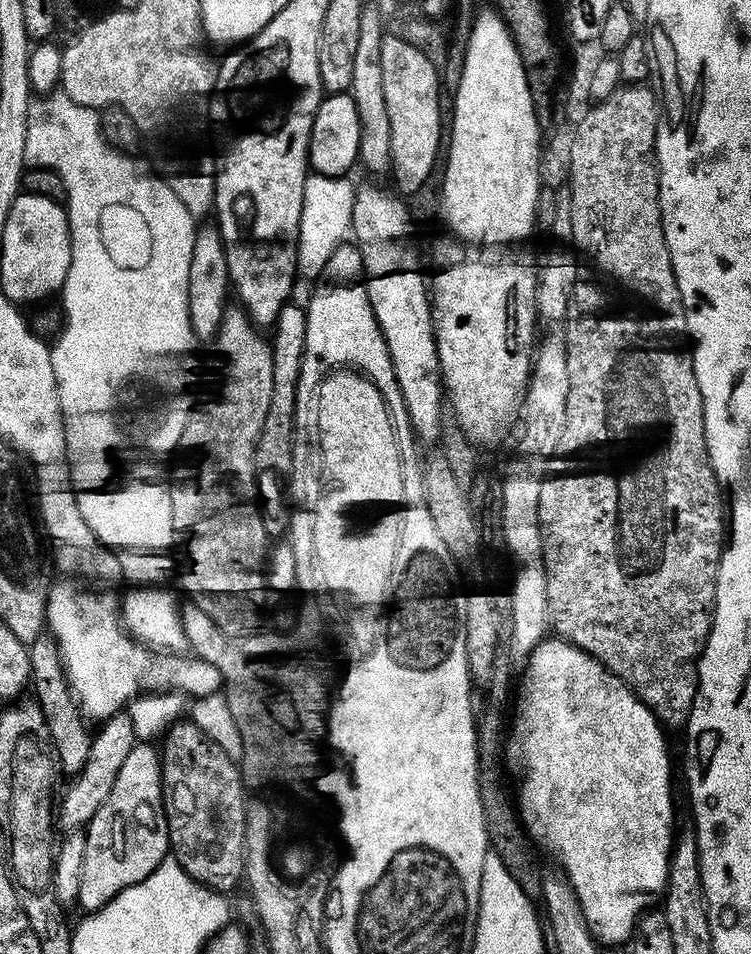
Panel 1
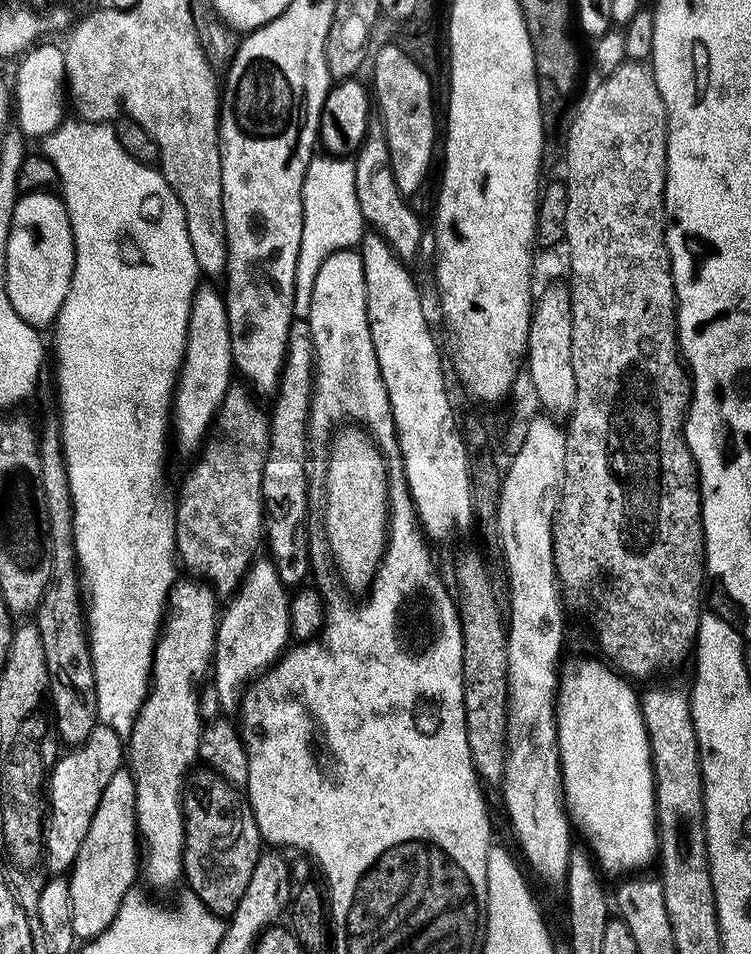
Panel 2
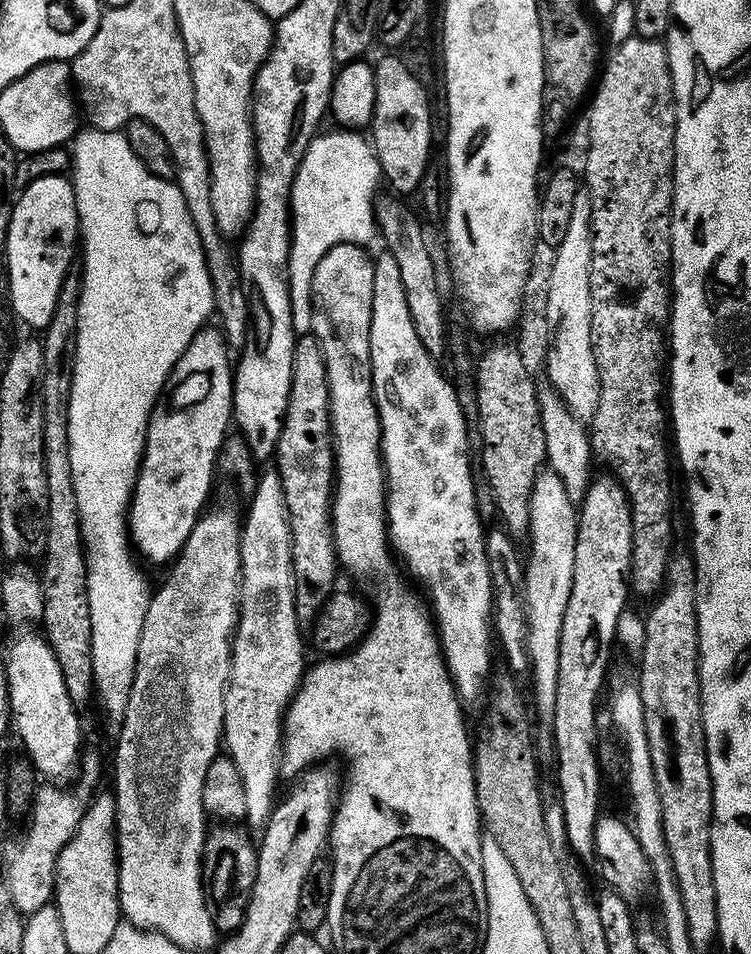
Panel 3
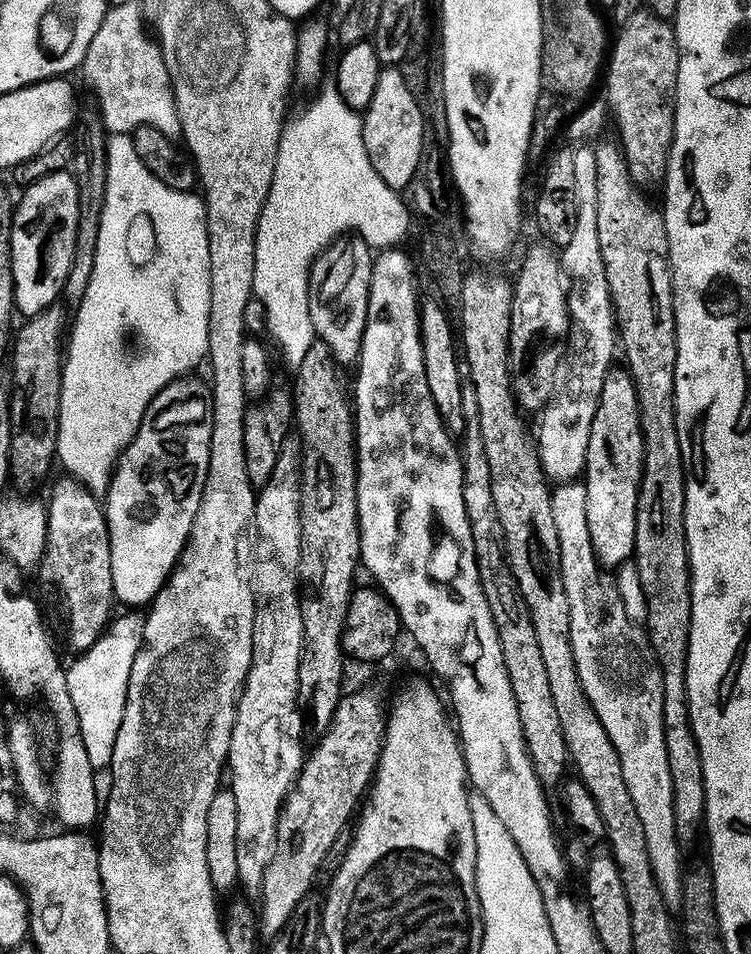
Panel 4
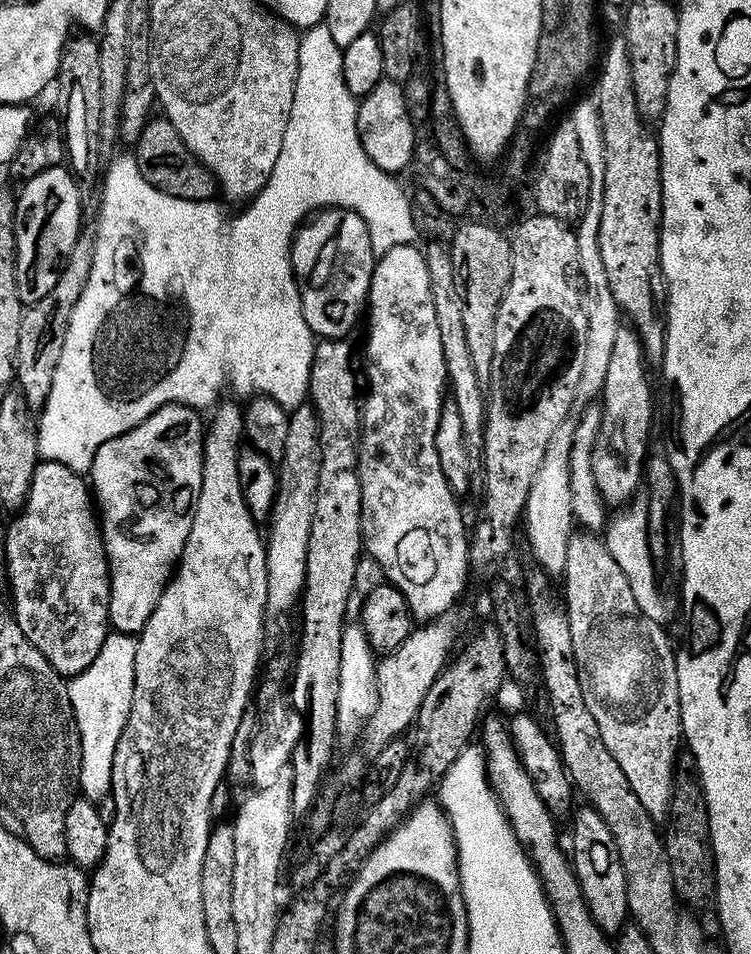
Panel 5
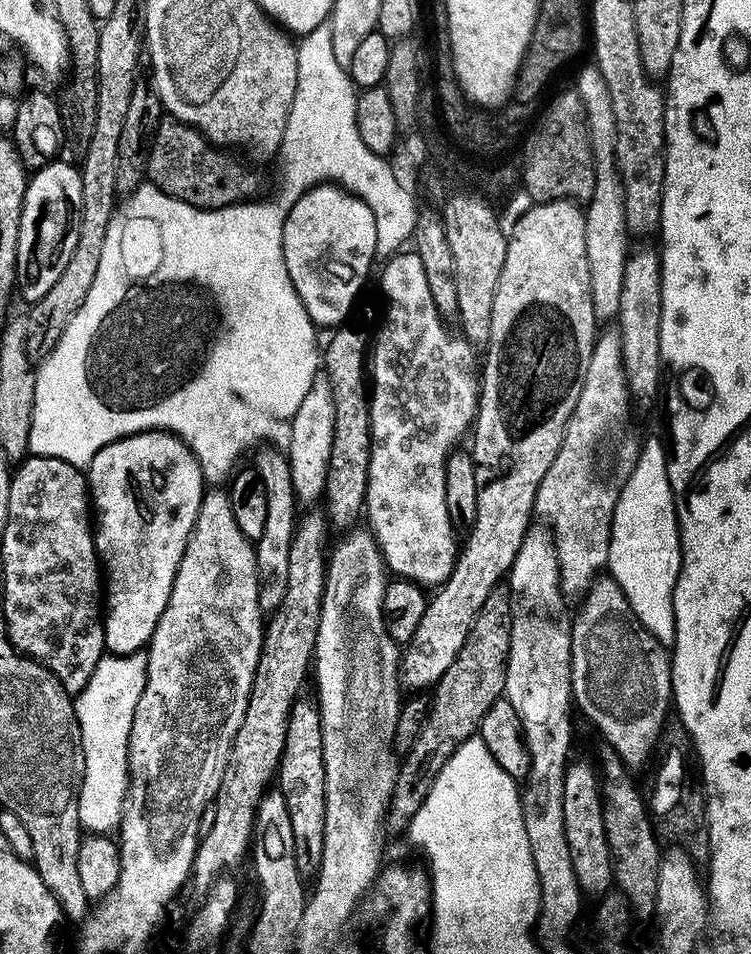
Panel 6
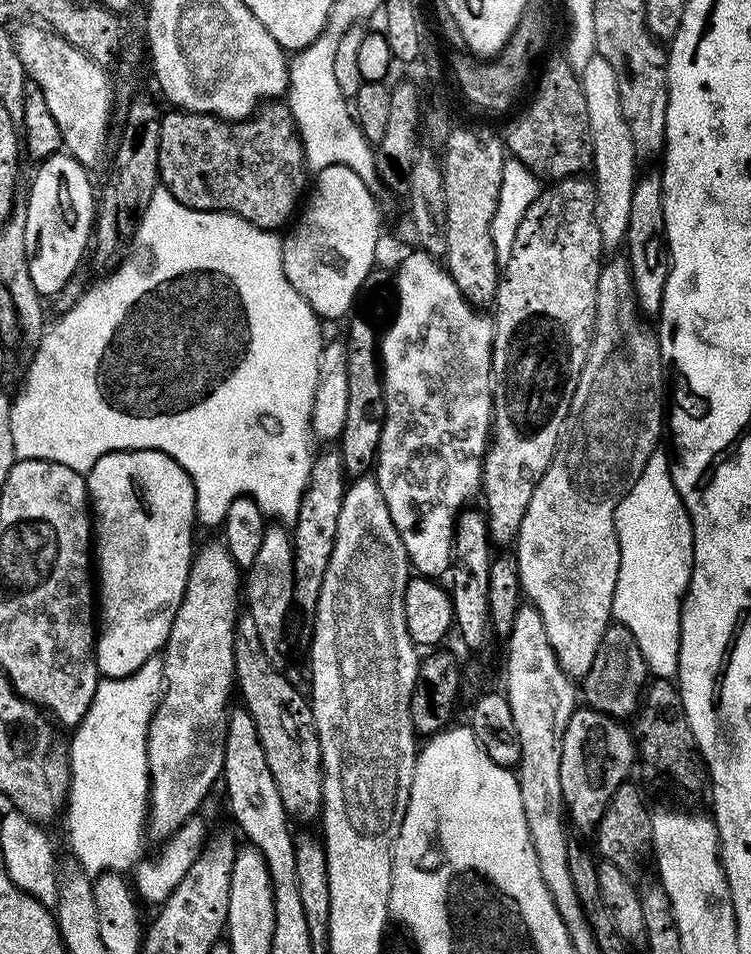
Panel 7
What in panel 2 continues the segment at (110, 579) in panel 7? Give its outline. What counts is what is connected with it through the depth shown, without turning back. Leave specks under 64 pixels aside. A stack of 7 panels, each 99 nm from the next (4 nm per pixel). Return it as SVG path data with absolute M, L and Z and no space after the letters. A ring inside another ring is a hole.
M201 283L192 296L192 305L186 326L184 361L172 394L170 428L176 432L176 448L182 455L191 457L199 453L216 418L216 411L234 380L230 322L224 301L225 293ZM233 376L233 377L232 377ZM192 452L192 453L191 453Z

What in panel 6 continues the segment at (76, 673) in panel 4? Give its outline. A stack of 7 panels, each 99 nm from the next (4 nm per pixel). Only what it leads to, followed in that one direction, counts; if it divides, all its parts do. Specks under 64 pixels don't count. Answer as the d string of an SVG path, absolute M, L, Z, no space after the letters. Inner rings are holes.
M143 651L132 652L128 656L105 654L100 657L94 674L86 686L75 697L76 717L82 730L82 750L84 751L84 781L80 791L80 822L89 833L112 834L119 829L120 816L124 813L124 799L128 797L128 739L130 726L134 722L134 706L142 698L146 686L147 655Z

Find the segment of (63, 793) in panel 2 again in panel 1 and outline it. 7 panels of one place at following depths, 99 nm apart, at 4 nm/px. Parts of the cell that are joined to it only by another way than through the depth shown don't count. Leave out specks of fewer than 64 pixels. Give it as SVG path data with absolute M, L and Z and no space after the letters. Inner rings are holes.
M121 710L109 720L103 721L95 729L90 746L90 758L86 758L86 766L71 781L72 784L64 792L64 801L58 804L58 824L64 830L83 829L94 818L98 806L106 802L106 794L114 787L114 781L118 778L118 770L122 770L130 750L134 750L138 739L134 730L134 722L131 721L127 711Z

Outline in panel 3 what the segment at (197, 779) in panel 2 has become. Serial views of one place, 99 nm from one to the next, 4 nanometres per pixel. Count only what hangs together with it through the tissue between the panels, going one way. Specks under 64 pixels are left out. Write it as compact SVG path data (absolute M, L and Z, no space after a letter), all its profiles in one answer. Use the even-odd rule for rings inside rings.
M216 826L209 831L204 838L204 853L200 859L200 871L204 881L204 899L208 901L208 907L212 913L212 924L217 933L231 934L242 926L248 909L248 899L252 893L252 883L256 877L256 853L258 851L254 840L251 840L240 826Z

